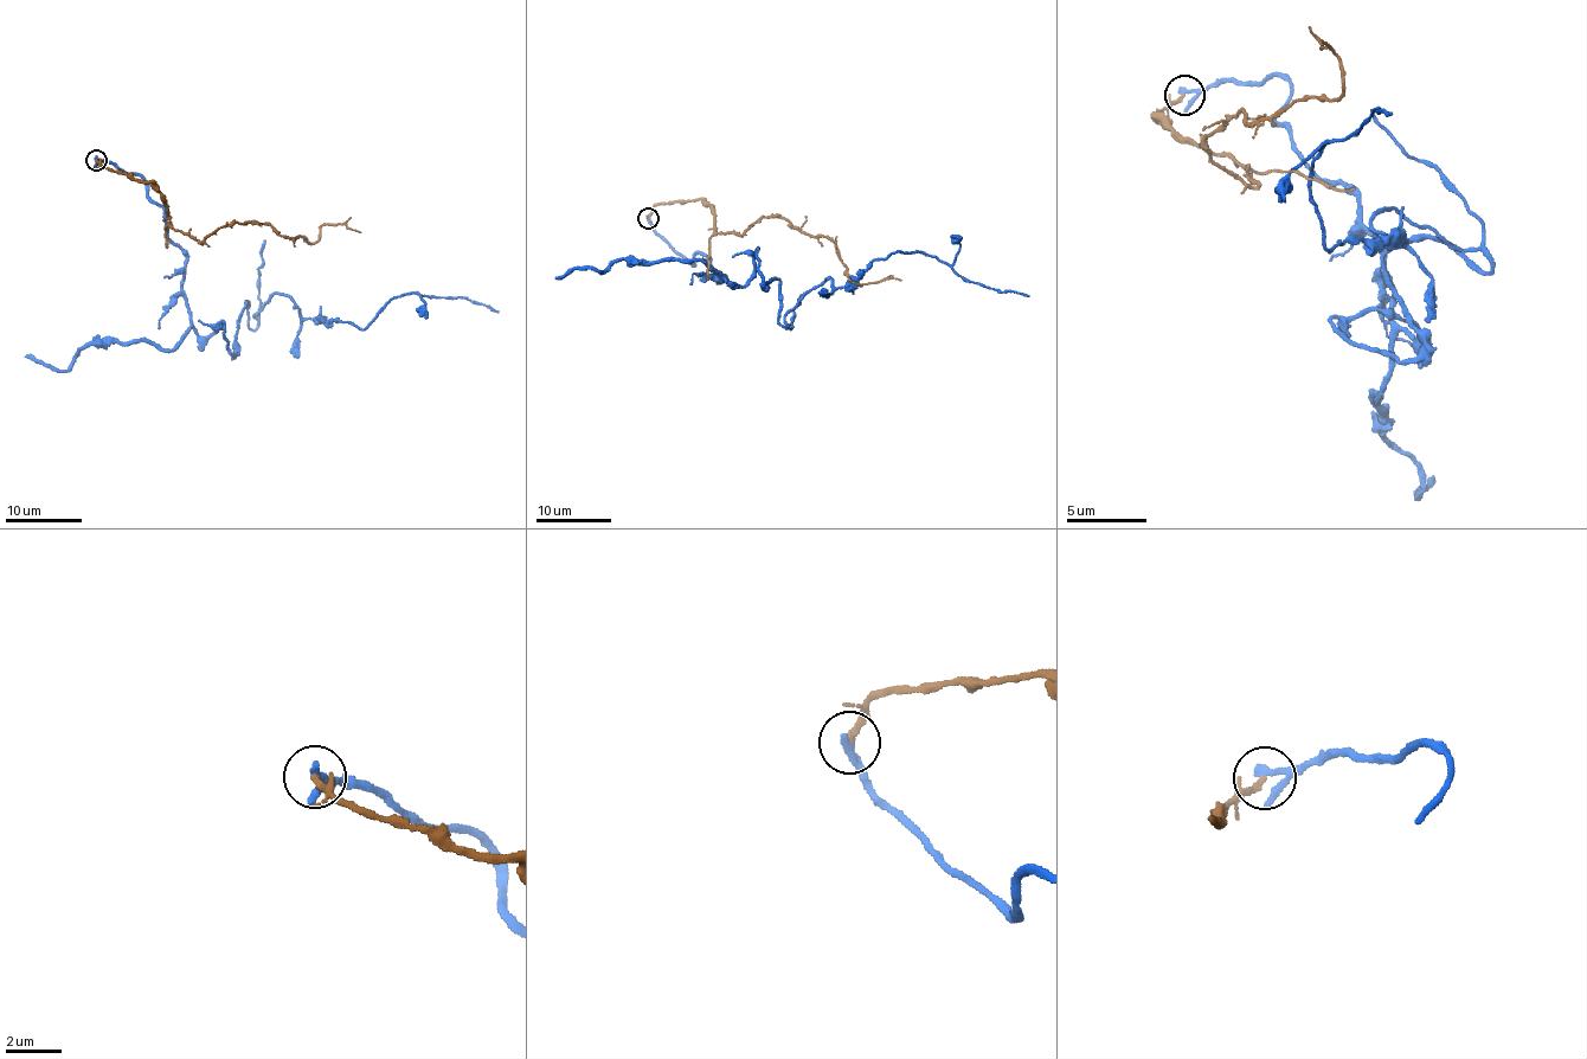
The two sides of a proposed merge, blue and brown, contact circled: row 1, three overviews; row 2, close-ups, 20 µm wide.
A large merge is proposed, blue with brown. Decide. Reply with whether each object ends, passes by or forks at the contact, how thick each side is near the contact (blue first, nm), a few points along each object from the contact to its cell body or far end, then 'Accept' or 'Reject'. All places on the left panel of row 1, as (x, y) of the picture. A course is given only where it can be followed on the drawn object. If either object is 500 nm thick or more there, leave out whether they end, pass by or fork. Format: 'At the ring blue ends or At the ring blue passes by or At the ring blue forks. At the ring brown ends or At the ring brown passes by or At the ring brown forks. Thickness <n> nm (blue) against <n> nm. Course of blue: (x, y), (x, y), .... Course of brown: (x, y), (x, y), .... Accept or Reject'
At the ring blue passes by. At the ring brown ends. Thickness 190 nm (blue) against 240 nm. Course of blue: (96, 158), (146, 184), (190, 325), (232, 354), (277, 294), (360, 328), (411, 294), (498, 312). Course of brown: (96, 160), (148, 181), (168, 222), (201, 242), (238, 223), (268, 224), (313, 243), (326, 223), (360, 232). Reject

